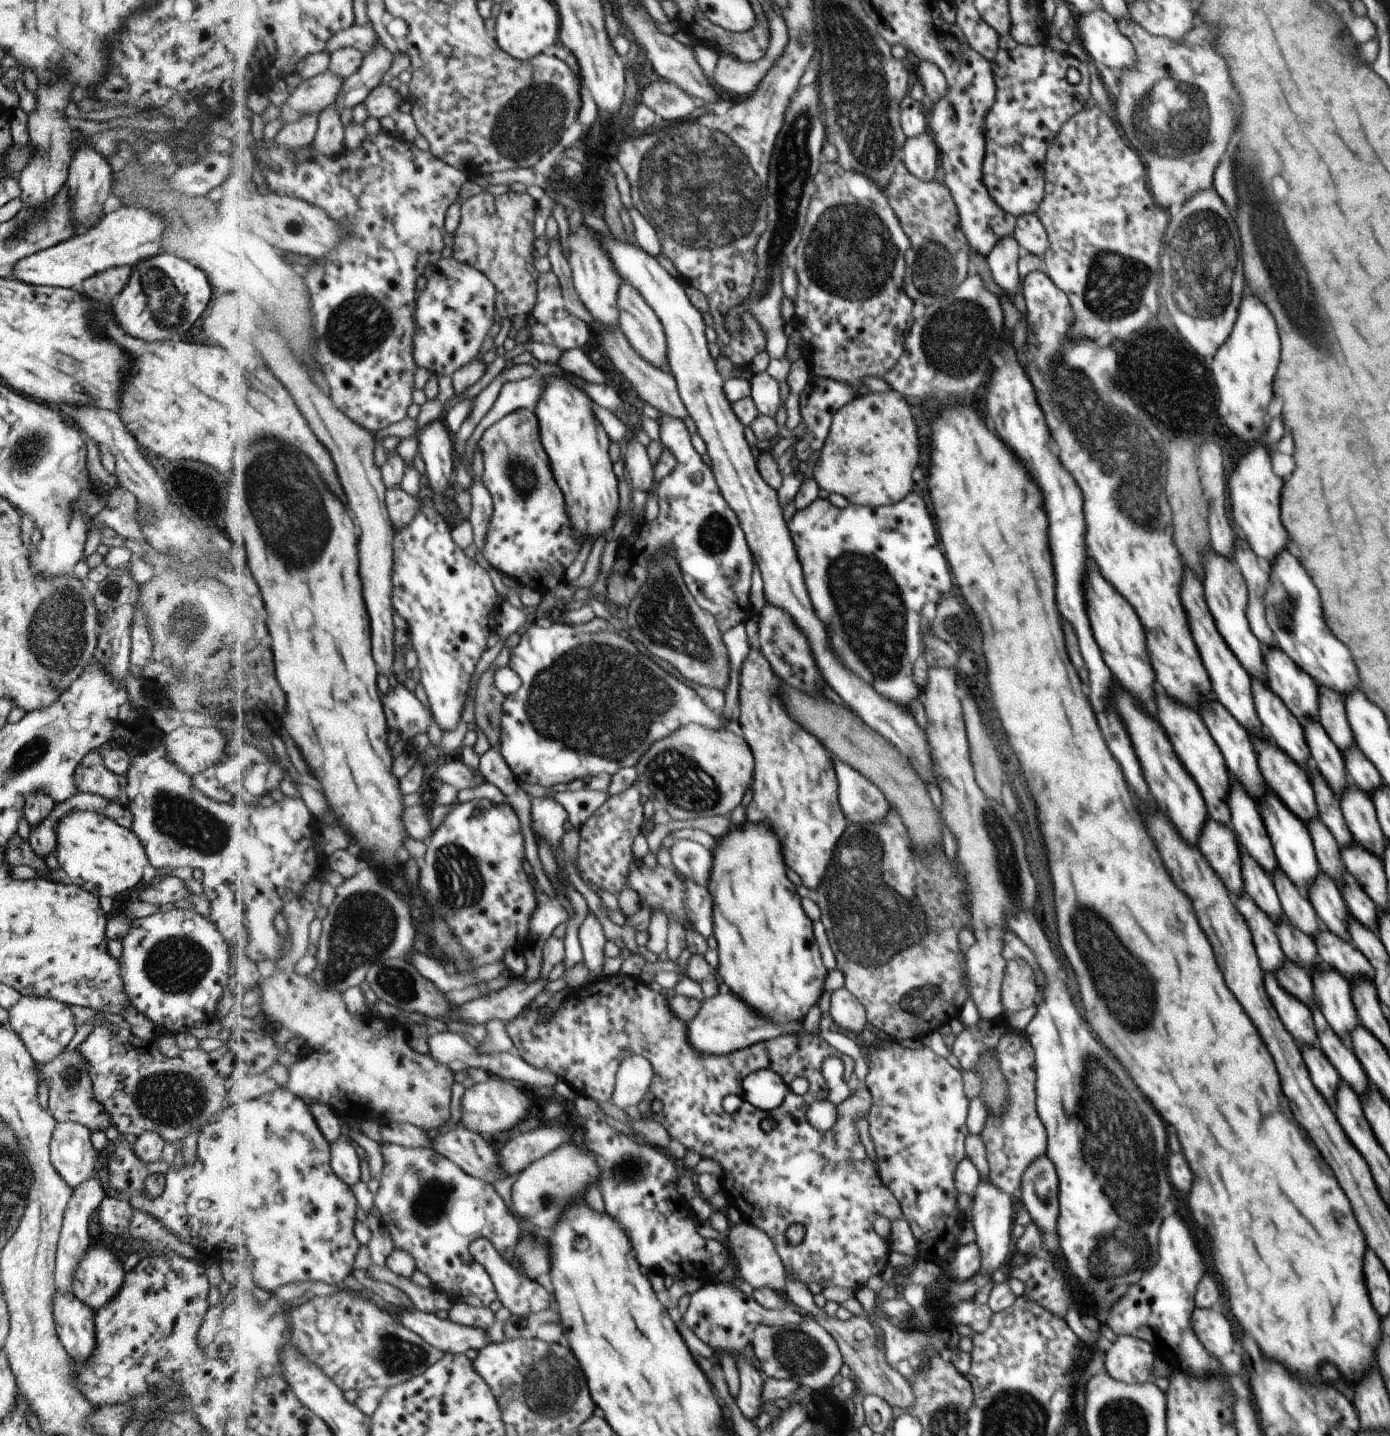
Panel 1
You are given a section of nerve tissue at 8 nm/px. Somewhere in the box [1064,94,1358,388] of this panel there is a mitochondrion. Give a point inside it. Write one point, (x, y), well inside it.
(1200, 244)

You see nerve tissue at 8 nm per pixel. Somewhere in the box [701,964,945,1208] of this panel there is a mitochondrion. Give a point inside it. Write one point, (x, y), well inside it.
(917, 1001)

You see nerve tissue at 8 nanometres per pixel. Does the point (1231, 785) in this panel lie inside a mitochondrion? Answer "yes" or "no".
no

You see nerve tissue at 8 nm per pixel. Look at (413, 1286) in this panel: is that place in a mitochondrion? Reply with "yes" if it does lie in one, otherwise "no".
no

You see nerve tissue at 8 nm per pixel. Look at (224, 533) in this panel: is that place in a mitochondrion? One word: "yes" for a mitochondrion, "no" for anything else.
no

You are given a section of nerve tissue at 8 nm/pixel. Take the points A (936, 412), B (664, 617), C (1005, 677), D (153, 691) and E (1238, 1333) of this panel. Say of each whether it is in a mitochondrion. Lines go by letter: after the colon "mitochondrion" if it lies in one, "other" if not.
A: other
B: mitochondrion
C: other
D: other
E: other

